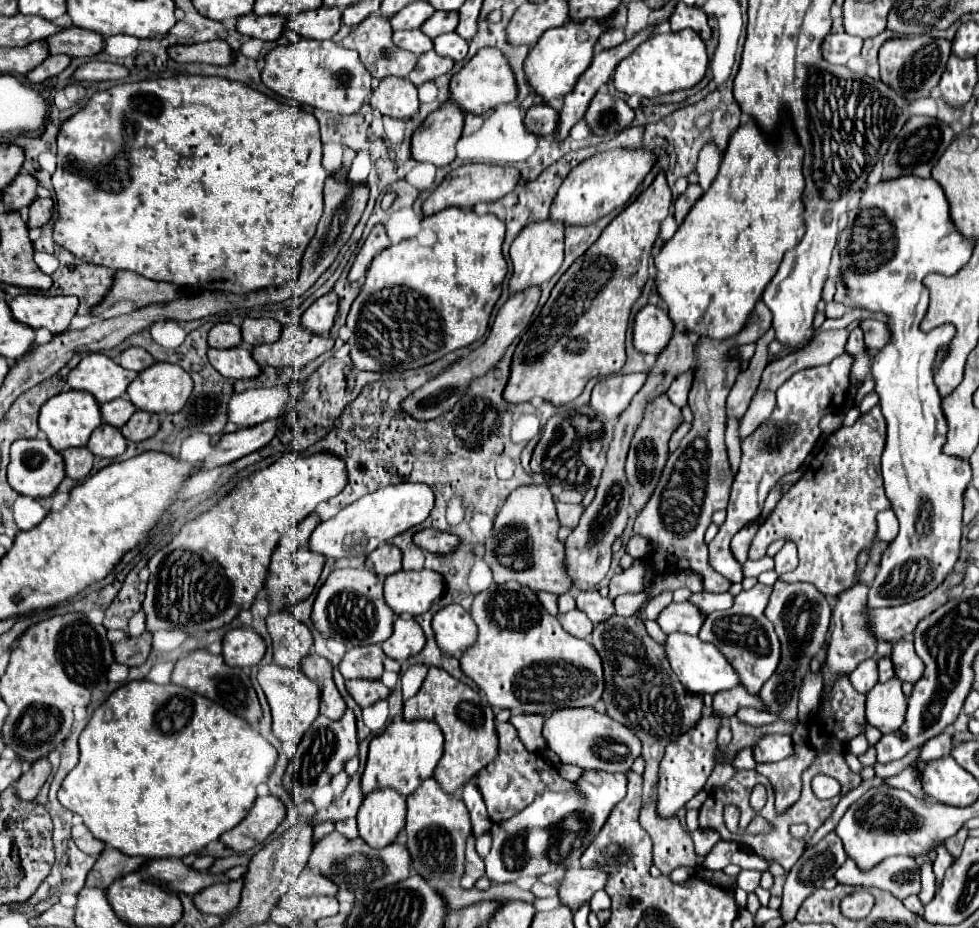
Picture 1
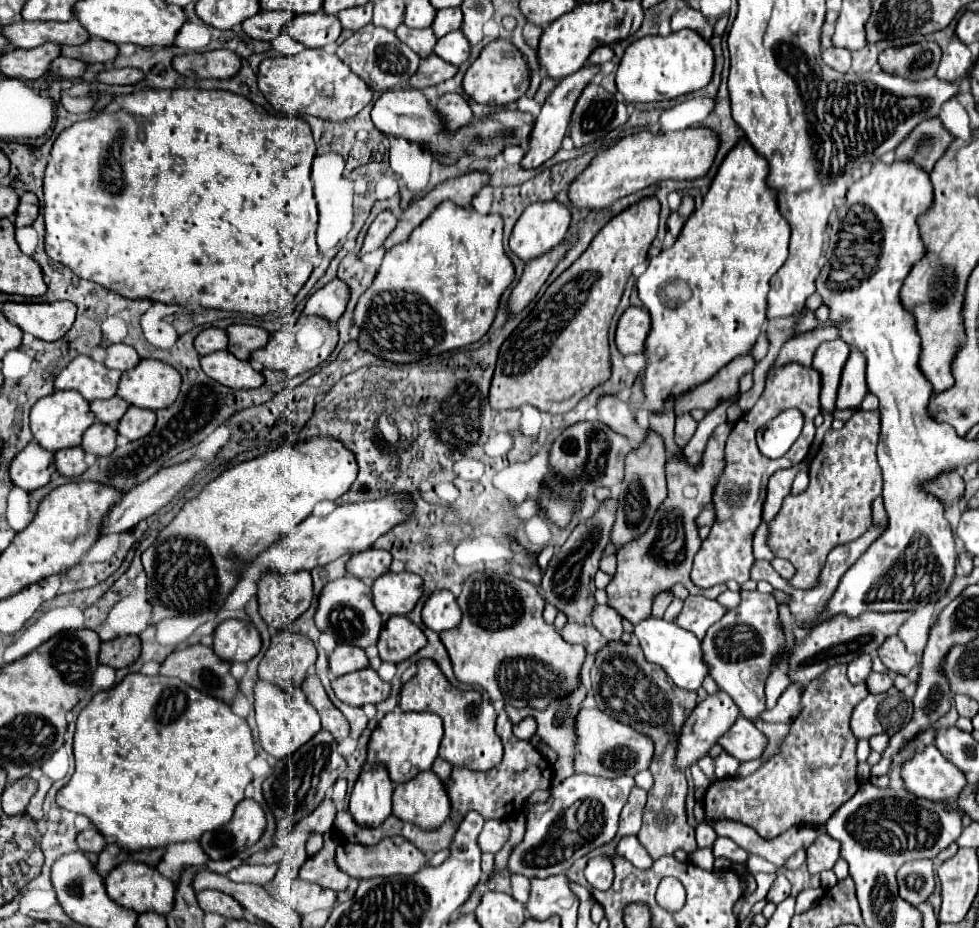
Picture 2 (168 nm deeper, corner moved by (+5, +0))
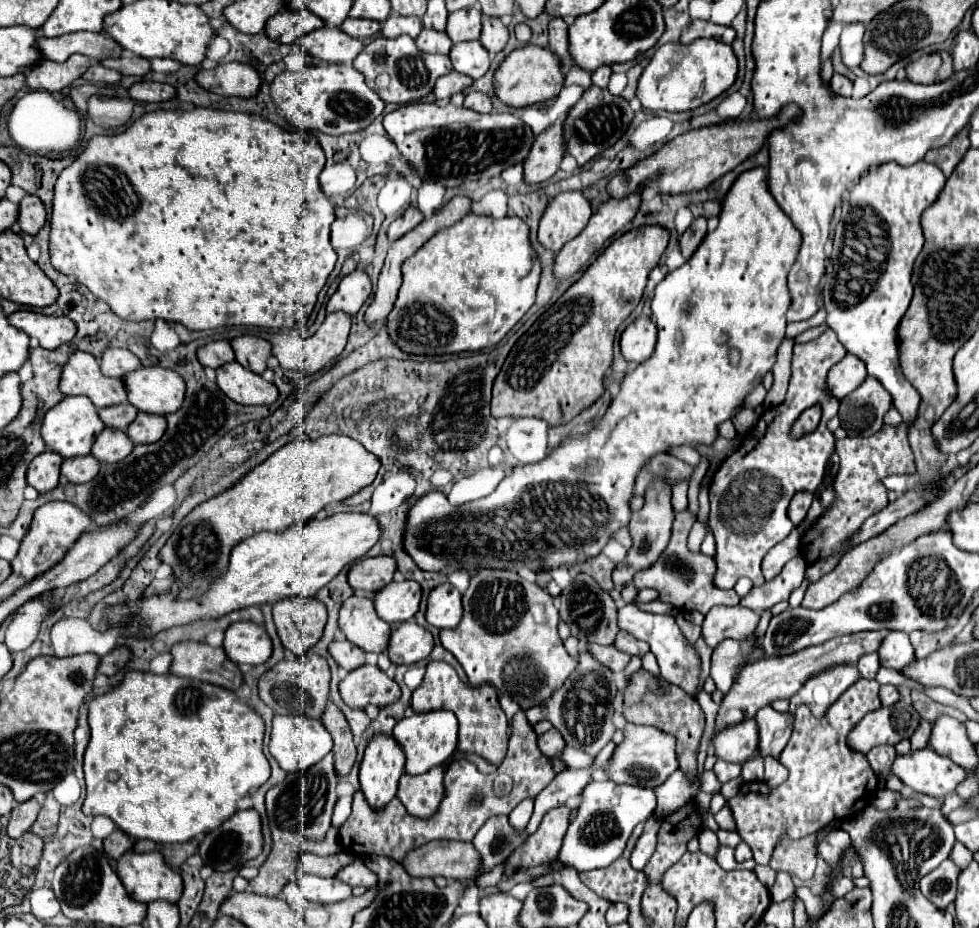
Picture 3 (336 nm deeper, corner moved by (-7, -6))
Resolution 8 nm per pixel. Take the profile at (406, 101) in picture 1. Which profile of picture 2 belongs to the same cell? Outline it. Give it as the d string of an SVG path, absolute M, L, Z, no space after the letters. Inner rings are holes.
M392 89L382 93L372 107L372 121L380 133L402 137L420 145L424 151L436 155L442 165L454 165L462 155L484 159L484 157L496 157L498 153L504 151L504 147L510 145L526 147L530 131L534 127L534 117L530 113L502 109L482 119L474 119L472 123L460 127L458 131L446 131L442 115L438 115L436 107L430 105L426 95L420 93L418 89Z

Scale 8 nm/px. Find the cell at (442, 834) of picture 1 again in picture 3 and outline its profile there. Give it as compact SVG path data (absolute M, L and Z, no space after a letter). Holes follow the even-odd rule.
M444 767L430 769L422 775L404 773L396 797L412 817L432 817L444 799Z

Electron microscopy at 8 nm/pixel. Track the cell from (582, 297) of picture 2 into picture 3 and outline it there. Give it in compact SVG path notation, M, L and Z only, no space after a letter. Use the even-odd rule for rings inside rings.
M642 225L612 241L584 275L516 341L494 381L492 417L540 417L550 425L564 425L604 395L606 371L612 365L612 345L620 323L642 299L648 273L658 265L670 231L662 225Z

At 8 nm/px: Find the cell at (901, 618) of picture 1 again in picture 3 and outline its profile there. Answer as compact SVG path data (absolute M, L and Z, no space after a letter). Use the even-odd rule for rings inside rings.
M886 629L882 631L862 631L854 633L850 637L836 637L830 639L822 645L806 647L798 653L790 653L784 657L766 657L762 661L756 661L754 665L746 665L740 673L738 679L734 681L732 689L724 695L718 715L716 715L716 731L726 729L730 725L738 725L746 719L752 719L758 709L770 705L776 699L790 699L792 695L798 693L798 689L814 675L838 667L838 665L856 665L858 659L866 653L874 653L880 649L882 639L888 635Z

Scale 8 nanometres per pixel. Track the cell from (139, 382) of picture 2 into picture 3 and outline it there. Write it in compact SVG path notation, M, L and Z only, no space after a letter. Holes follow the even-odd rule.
M140 367L124 377L128 401L144 413L170 415L182 407L186 385L178 373L164 367Z

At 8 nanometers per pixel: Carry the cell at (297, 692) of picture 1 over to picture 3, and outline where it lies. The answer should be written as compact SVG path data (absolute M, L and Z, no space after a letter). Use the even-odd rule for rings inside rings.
M274 715L268 749L284 771L306 771L332 751L332 737L320 719L310 719L304 715Z

